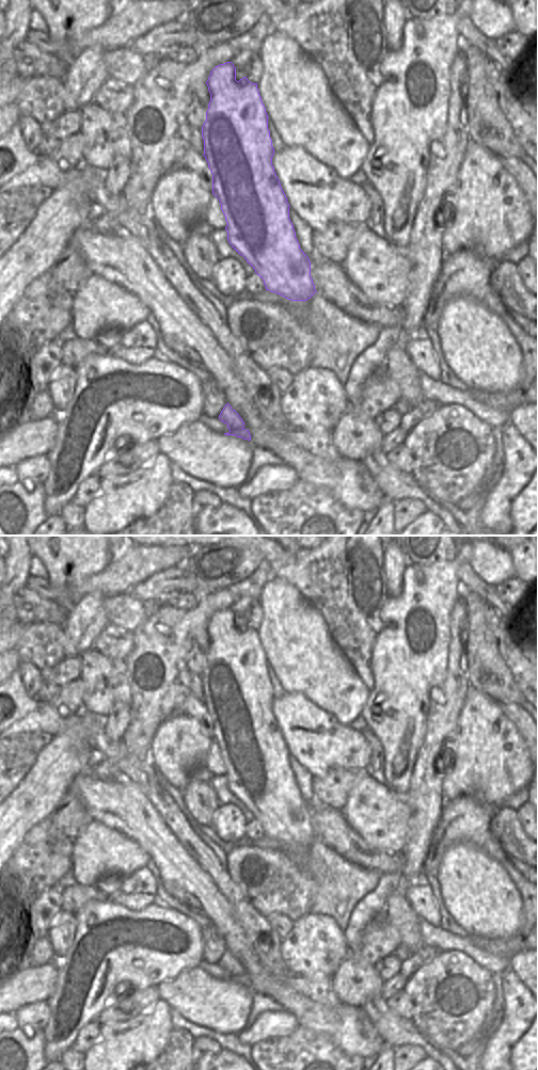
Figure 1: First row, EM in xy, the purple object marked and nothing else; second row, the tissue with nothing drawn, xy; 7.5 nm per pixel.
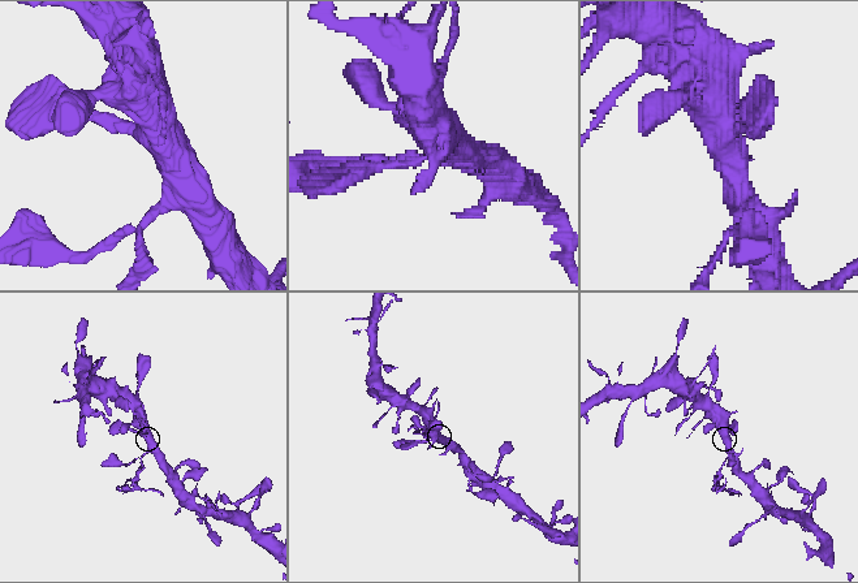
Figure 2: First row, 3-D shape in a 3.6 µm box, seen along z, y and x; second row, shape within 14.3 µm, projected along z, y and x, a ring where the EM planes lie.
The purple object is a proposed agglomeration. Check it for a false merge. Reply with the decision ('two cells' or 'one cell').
two cells

